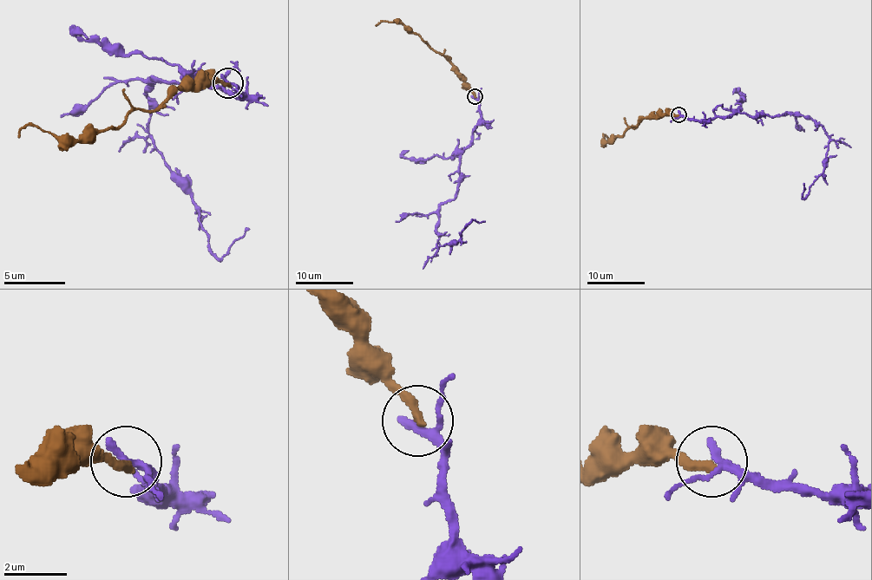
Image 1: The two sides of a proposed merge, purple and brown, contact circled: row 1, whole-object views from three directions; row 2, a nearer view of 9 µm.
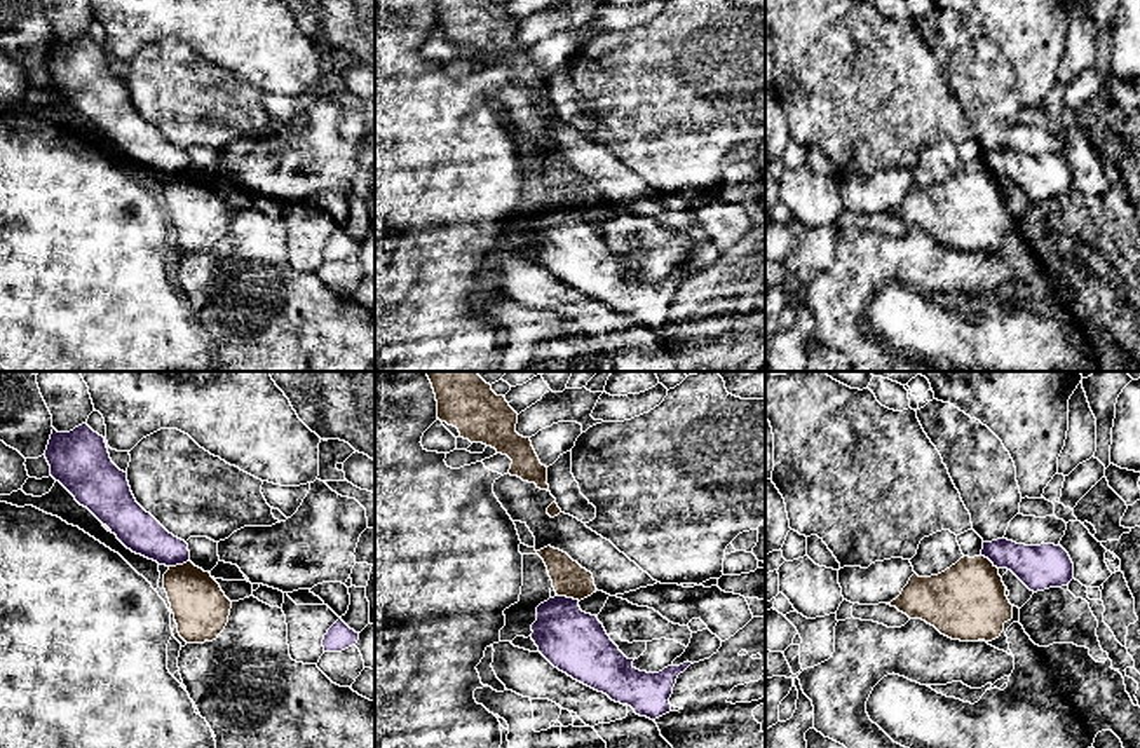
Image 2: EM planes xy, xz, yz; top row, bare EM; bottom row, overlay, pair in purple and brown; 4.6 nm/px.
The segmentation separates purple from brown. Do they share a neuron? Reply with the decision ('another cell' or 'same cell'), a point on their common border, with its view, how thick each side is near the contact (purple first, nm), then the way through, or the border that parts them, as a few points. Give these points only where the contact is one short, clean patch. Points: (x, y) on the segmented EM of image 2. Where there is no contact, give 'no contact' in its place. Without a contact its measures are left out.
another cell; meets purple in xz at (569, 598); 280 nm thick on the purple side, 160 nm on the other; border along xz (558, 595), (579, 600)

